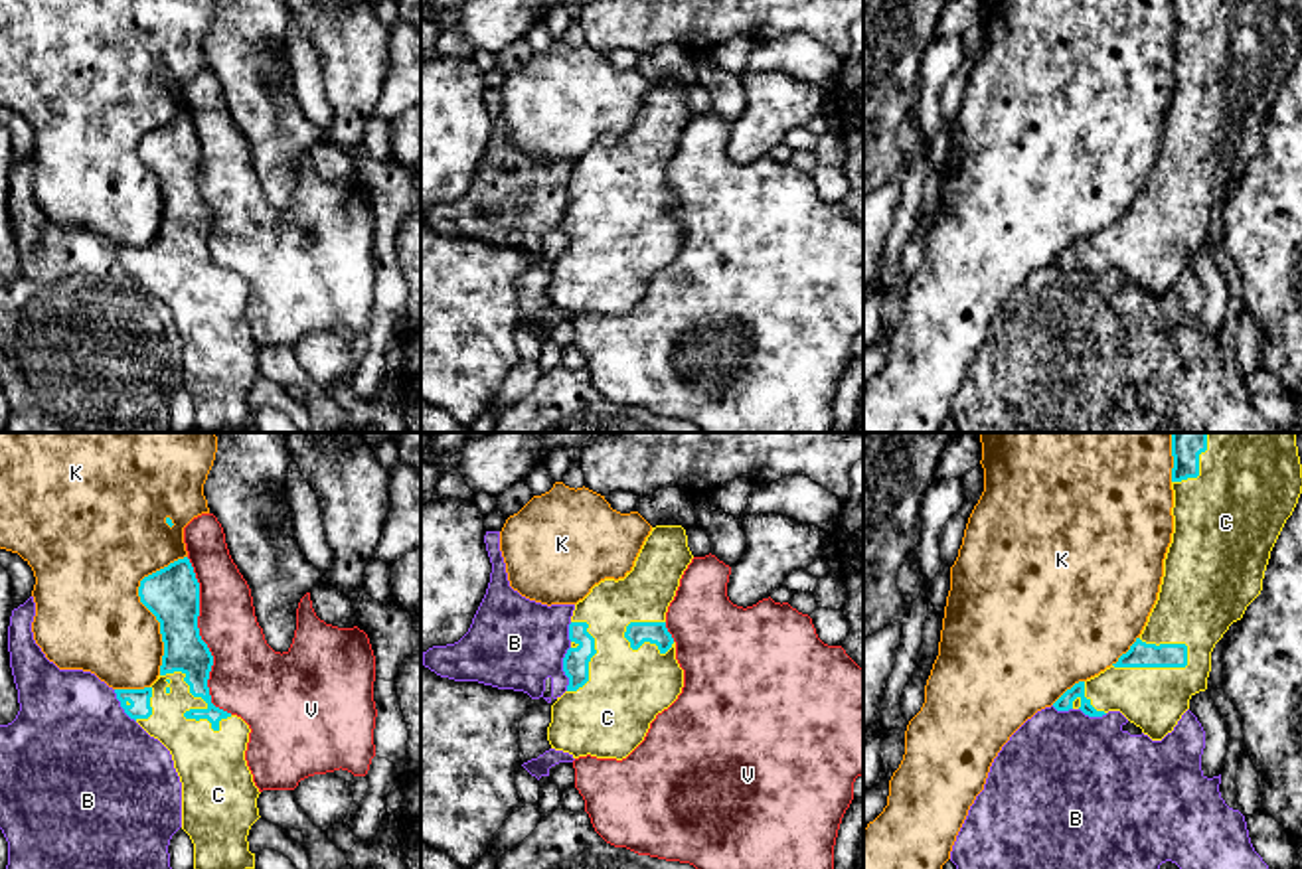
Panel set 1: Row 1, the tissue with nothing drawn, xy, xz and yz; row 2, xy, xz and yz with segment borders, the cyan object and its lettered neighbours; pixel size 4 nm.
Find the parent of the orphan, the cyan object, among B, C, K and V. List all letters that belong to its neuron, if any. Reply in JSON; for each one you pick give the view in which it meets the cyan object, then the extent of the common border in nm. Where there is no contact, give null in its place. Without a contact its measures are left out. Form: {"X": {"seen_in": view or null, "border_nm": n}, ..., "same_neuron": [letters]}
{"C": {"seen_in": "xy", "border_nm": 340}, "same_neuron": ["C"]}

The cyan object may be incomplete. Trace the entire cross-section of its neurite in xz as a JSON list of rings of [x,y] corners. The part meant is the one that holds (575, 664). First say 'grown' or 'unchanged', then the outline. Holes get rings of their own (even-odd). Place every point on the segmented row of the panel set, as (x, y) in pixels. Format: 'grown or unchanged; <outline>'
grown; [[[656,525],[624,579],[605,579],[575,604],[563,672],[567,691],[551,705],[547,741],[573,758],[626,758],[646,737],[650,723],[684,687],[676,642],[666,612],[693,555],[682,525]]]

